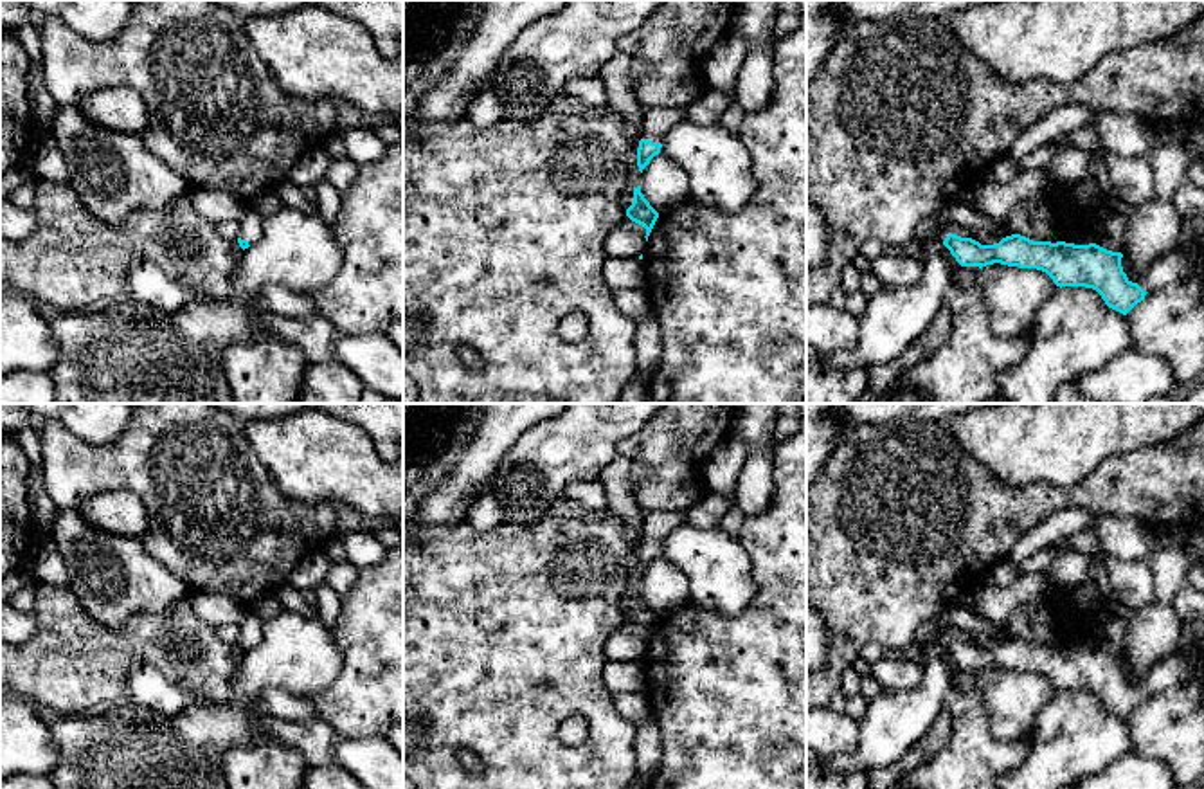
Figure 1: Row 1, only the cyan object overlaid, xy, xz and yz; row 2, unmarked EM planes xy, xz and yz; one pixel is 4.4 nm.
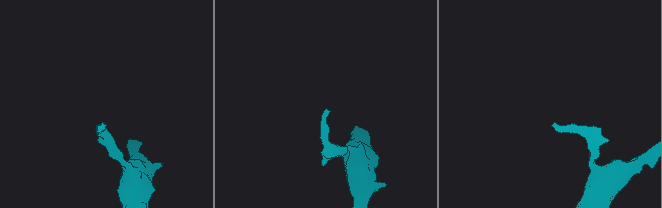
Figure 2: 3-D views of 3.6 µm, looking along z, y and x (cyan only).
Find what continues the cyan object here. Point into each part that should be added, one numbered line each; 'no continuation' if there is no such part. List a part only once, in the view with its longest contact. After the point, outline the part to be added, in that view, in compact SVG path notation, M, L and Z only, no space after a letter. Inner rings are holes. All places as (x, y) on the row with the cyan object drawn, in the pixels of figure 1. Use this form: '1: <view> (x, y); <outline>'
1: xz (655, 119); M641 106L642 110L642 132L641 139L660 142L669 128L682 122L687 113L687 106Z

